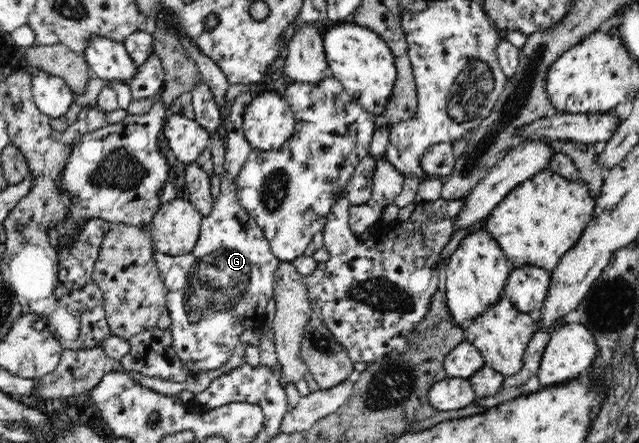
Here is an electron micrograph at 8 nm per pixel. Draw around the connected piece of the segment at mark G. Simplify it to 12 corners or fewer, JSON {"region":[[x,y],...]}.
{"region":[[235,98],[225,176],[193,251],[154,254],[171,350],[200,376],[261,331],[281,260],[239,204]]}

